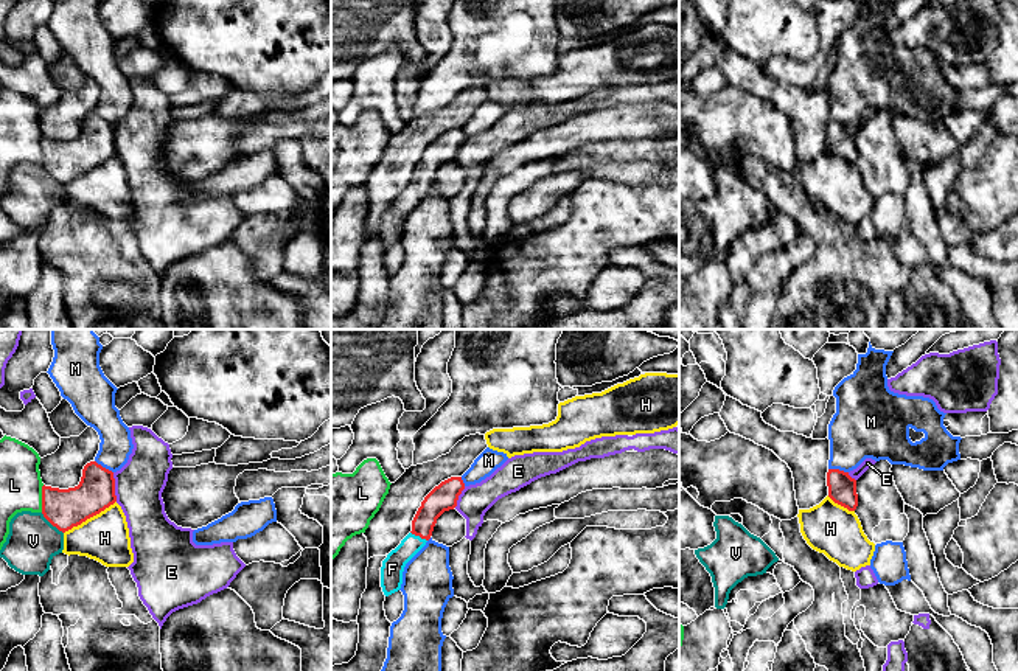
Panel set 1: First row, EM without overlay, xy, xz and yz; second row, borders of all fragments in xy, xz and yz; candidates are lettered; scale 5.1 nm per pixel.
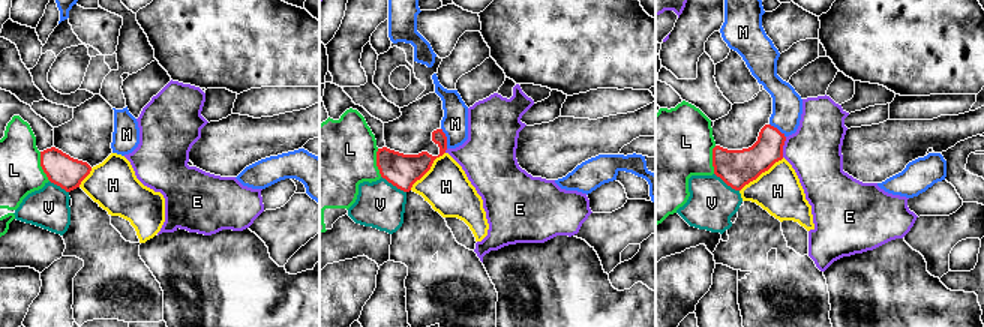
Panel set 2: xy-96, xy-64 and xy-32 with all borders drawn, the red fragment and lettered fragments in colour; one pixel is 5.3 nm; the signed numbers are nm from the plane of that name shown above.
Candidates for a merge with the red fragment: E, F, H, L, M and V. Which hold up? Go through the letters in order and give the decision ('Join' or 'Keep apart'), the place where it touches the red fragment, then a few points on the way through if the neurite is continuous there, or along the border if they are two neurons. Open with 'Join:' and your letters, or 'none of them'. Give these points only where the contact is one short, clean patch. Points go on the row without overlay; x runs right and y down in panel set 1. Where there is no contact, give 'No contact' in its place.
Join: F
E: Keep apart. Touches red at xy (114, 139). Boundary: xy (112, 125), (117, 152)
F: Join. Touches red at xz (418, 187). Path across: xz (443, 149), (428, 165), (418, 187), (392, 221)
H: Keep apart. Touches red at xy (89, 170)
L: Keep apart. Touches red at xy (42, 151)
M: Keep apart. Touches red at yz (838, 121). Boundary: yz (829, 120), (847, 125)
V: Keep apart. Touches red at xy (52, 176)

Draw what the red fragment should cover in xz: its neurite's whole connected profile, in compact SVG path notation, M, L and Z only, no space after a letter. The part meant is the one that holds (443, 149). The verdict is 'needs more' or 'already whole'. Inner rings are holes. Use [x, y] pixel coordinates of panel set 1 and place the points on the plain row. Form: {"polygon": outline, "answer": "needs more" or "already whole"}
{"polygon": "M451 129L435 138L421 154L413 172L412 183L382 213L381 239L385 249L398 244L403 236L406 216L431 191L437 171L457 158L458 148L465 141L462 129Z", "answer": "needs more"}

